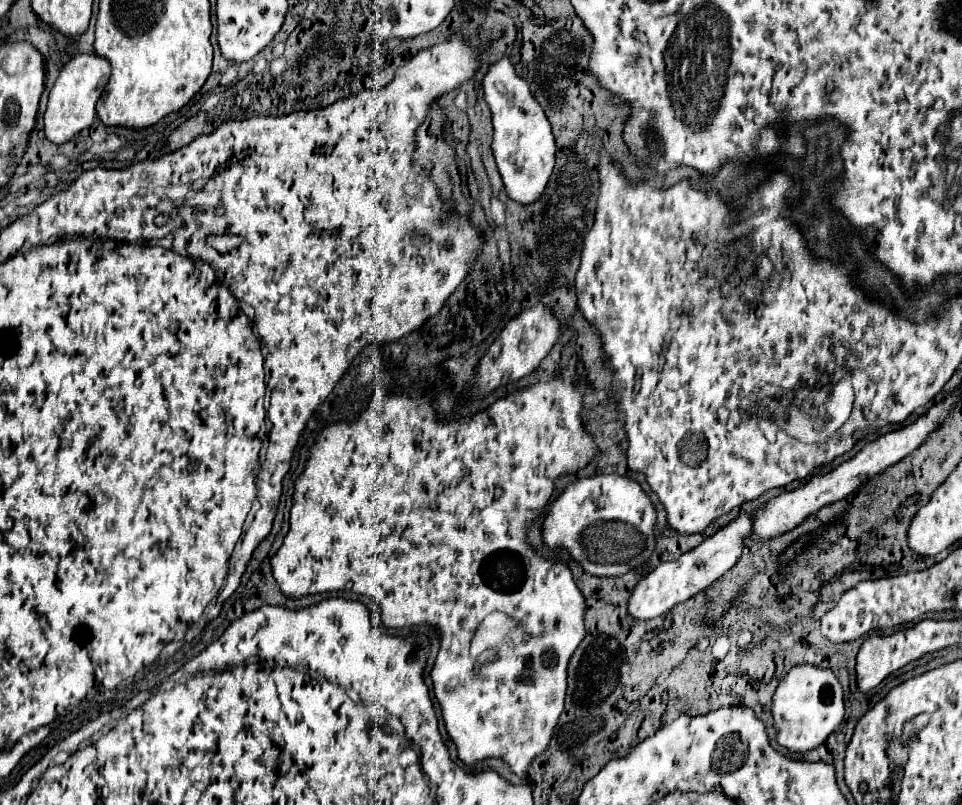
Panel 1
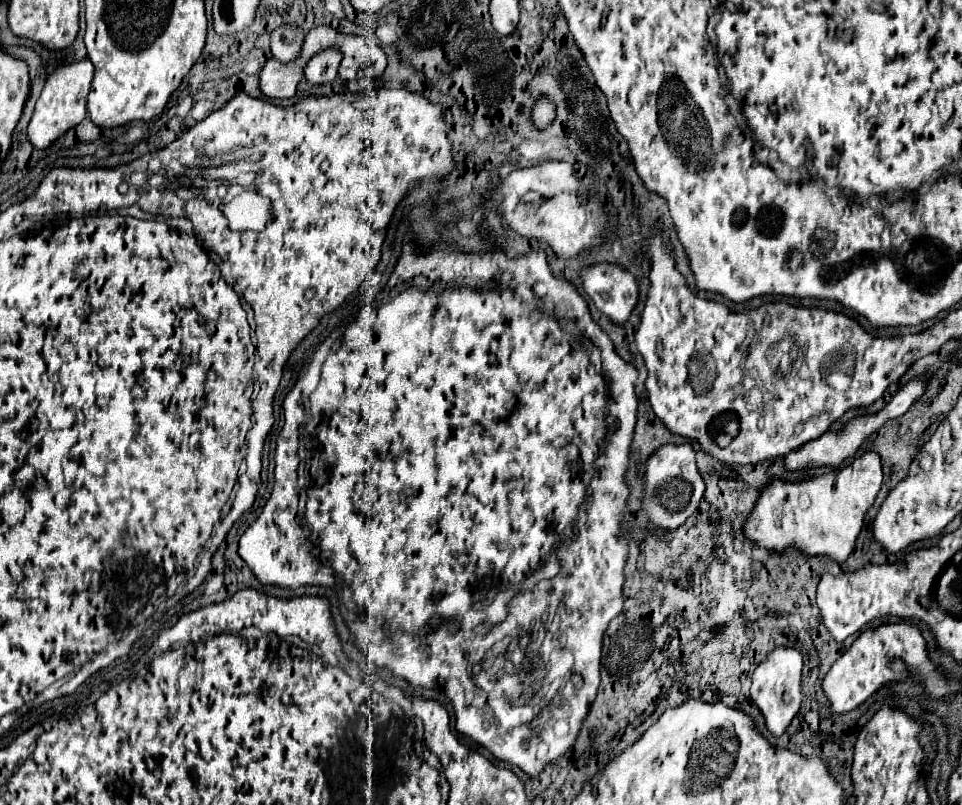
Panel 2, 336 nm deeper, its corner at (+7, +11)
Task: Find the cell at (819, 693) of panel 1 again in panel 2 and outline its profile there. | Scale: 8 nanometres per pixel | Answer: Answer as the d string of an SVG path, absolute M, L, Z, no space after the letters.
M776 647L768 659L764 659L752 673L752 687L750 695L756 707L762 711L766 727L772 735L780 737L786 727L790 725L792 717L800 711L802 693L800 693L800 673L802 673L802 653L792 647Z

